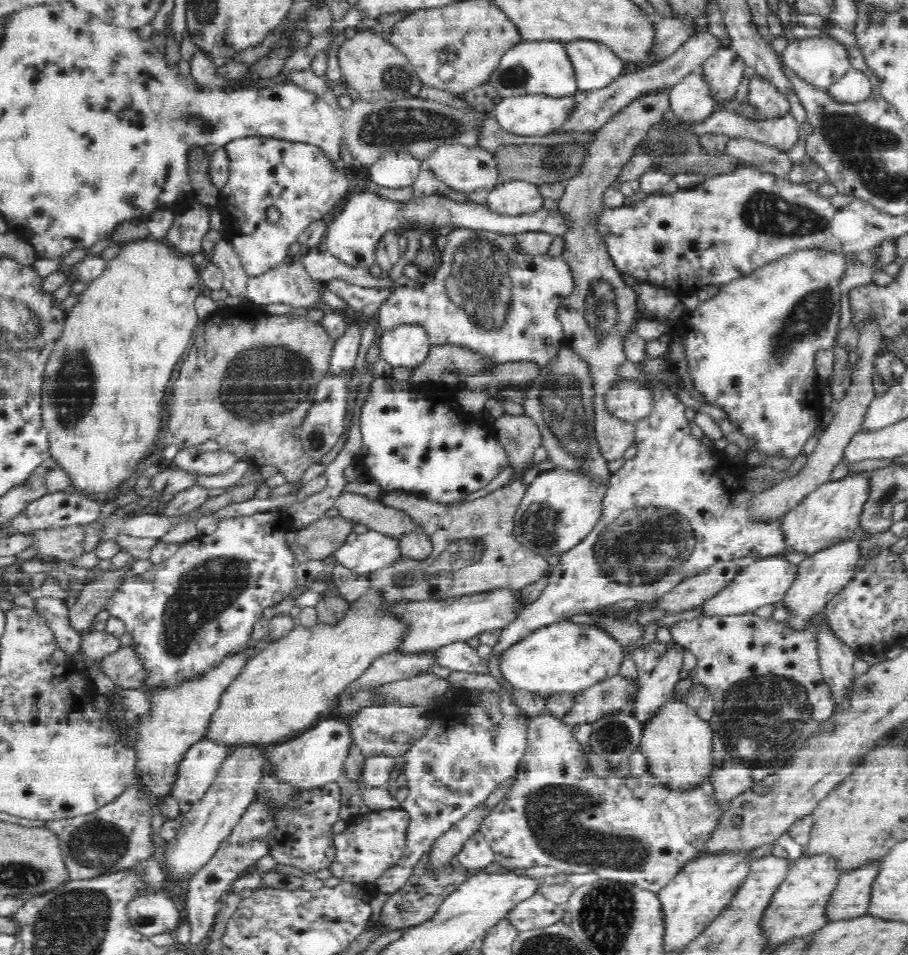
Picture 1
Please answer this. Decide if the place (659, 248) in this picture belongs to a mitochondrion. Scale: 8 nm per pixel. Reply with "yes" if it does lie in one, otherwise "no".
no

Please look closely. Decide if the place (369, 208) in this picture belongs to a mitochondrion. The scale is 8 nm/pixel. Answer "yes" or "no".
no

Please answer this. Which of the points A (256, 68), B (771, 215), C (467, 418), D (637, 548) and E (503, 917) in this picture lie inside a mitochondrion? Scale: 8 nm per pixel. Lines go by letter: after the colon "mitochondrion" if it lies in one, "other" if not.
A: other
B: mitochondrion
C: other
D: mitochondrion
E: other

